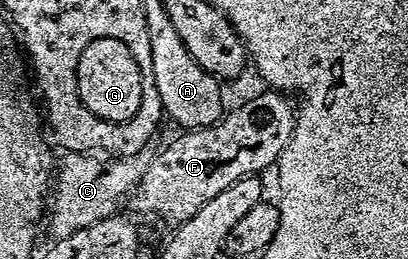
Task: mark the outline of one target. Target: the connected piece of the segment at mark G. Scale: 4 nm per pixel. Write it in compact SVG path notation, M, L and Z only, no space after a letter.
M112 39L93 40L80 53L76 68L77 94L81 105L97 118L108 122L123 123L139 110L142 89L135 60L122 41Z

